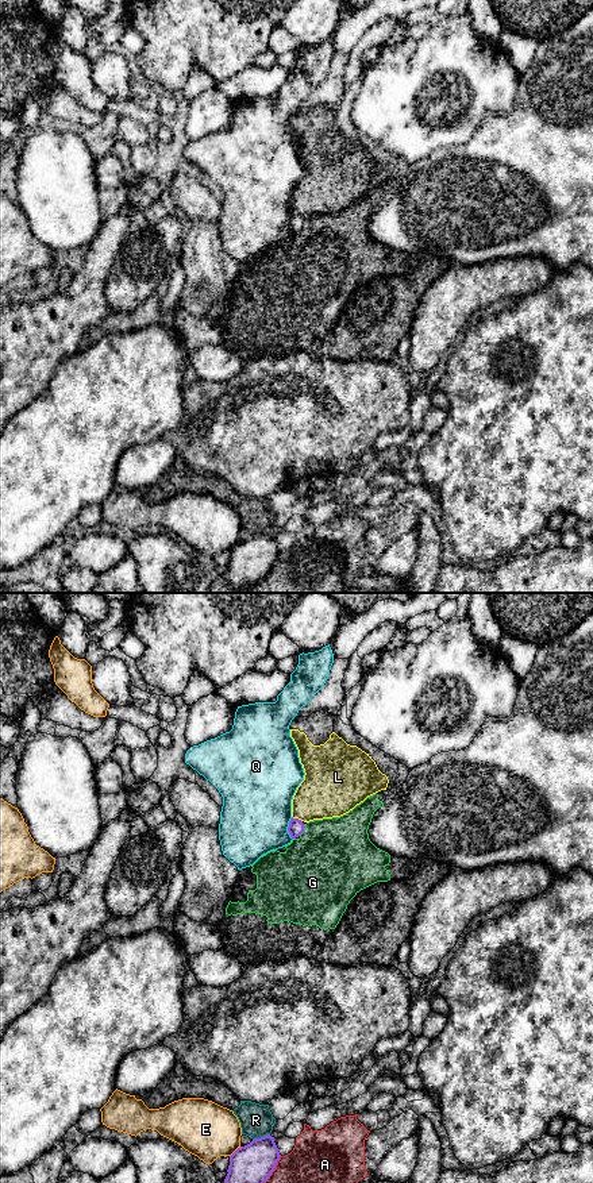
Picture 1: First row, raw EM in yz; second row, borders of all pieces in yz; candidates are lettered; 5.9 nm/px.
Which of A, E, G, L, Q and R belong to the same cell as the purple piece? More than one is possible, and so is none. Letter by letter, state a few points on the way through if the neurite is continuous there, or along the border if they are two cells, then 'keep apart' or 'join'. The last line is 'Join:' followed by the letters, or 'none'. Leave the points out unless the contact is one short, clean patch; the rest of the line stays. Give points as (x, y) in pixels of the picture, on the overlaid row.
A: keep apart
E: keep apart
G: along yz (305, 824), (299, 835) | keep apart
L: keep apart
Q: keep apart
R: keep apart
Join: none

